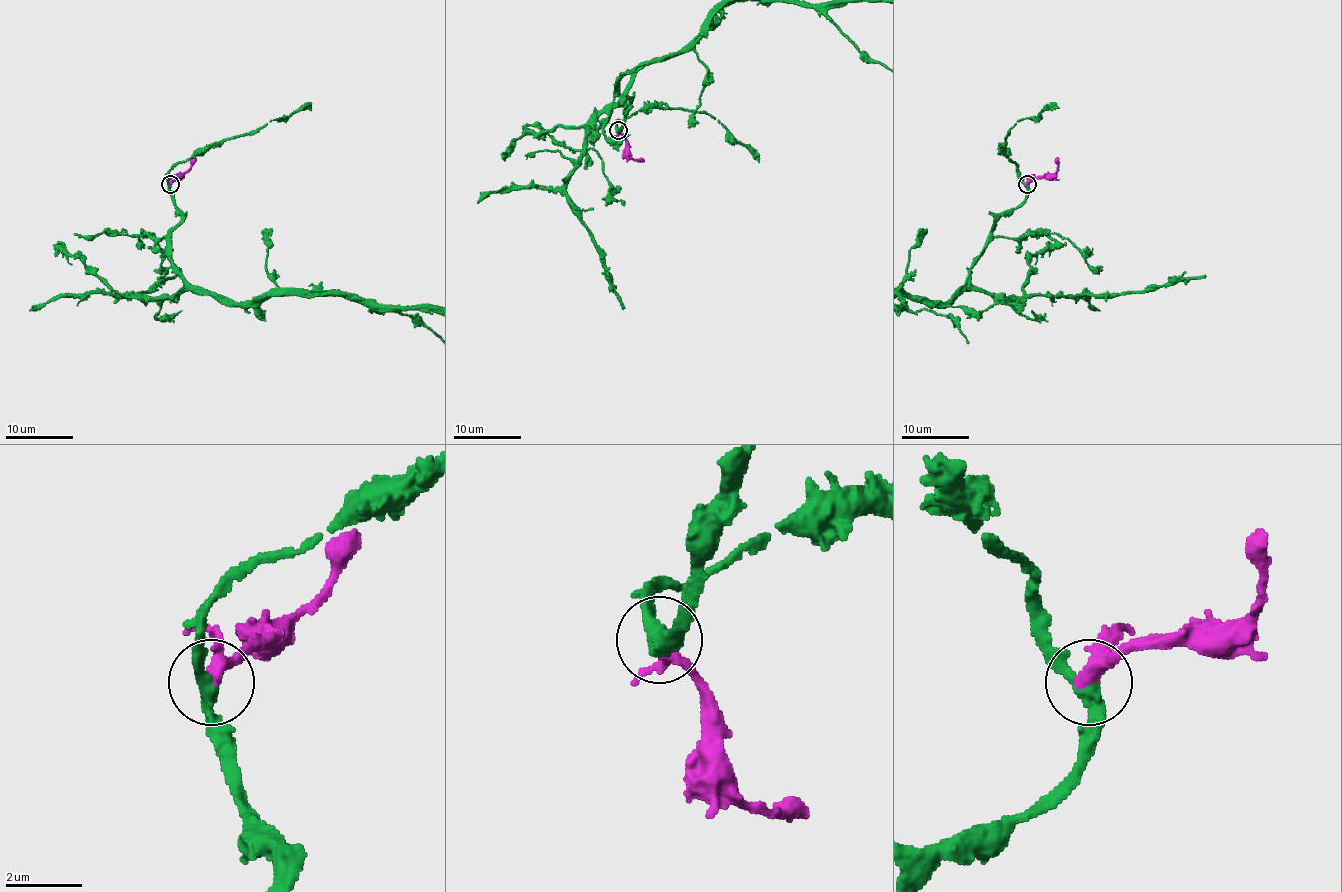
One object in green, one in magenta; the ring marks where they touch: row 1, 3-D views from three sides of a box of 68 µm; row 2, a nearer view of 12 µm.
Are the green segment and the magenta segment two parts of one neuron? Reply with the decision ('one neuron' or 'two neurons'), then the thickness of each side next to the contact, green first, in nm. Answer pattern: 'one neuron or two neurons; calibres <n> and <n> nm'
one neuron; calibres 300 and 320 nm

